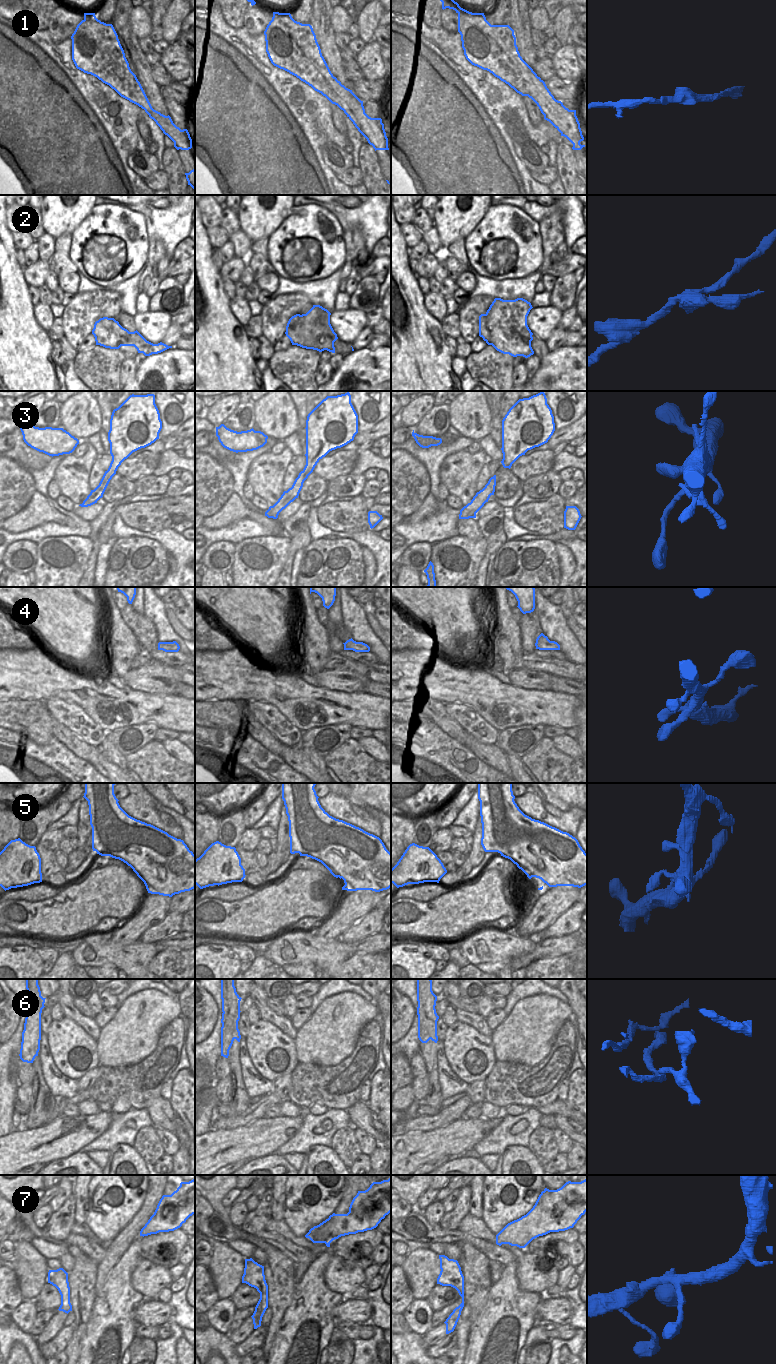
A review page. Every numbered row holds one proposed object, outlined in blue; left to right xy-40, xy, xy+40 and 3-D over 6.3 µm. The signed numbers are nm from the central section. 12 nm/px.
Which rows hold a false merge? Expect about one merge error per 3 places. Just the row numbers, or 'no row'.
2, 6.

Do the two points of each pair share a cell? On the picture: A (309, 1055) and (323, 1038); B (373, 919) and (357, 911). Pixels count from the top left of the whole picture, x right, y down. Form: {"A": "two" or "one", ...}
{"A": "one", "B": "two"}

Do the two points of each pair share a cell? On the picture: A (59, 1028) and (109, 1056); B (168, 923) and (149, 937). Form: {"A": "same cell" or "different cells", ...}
{"A": "different cells", "B": "same cell"}

